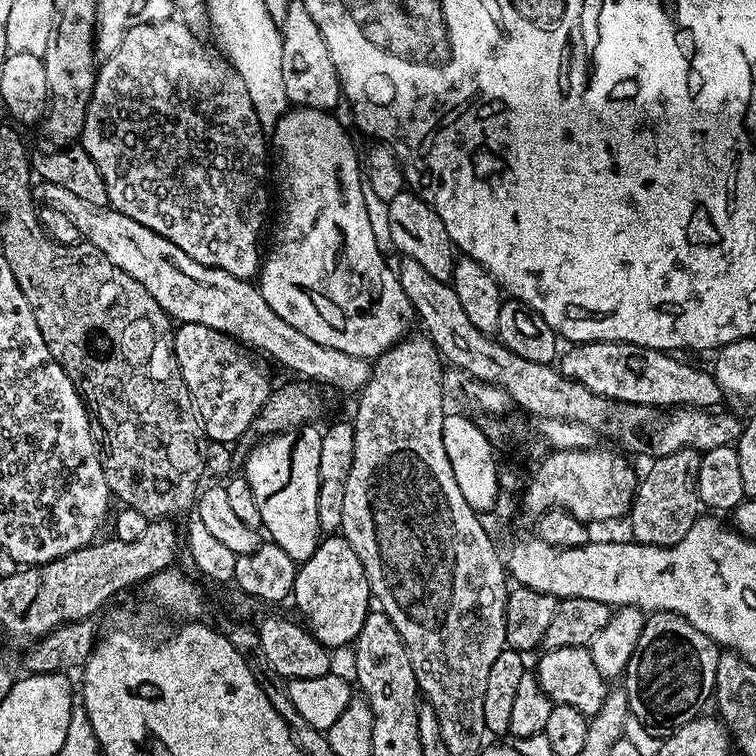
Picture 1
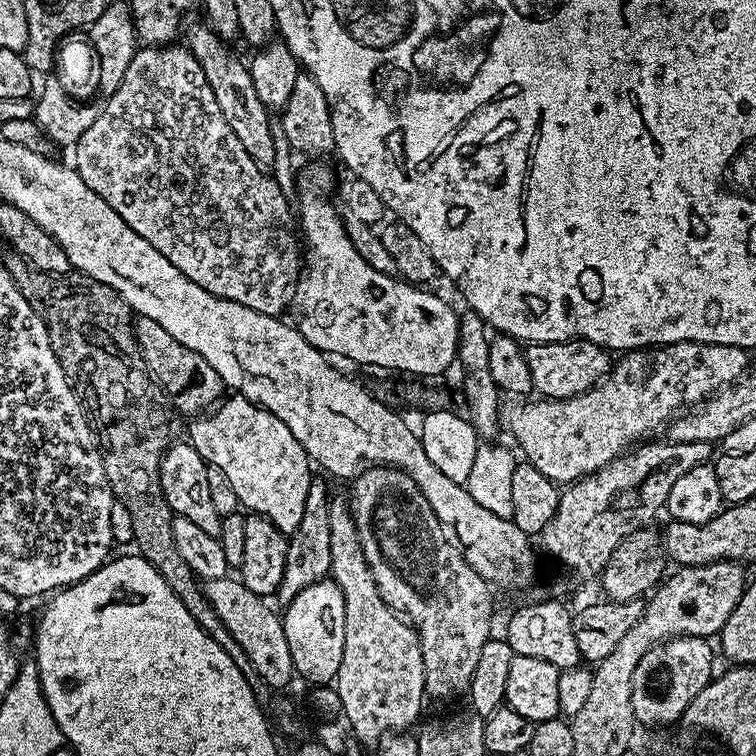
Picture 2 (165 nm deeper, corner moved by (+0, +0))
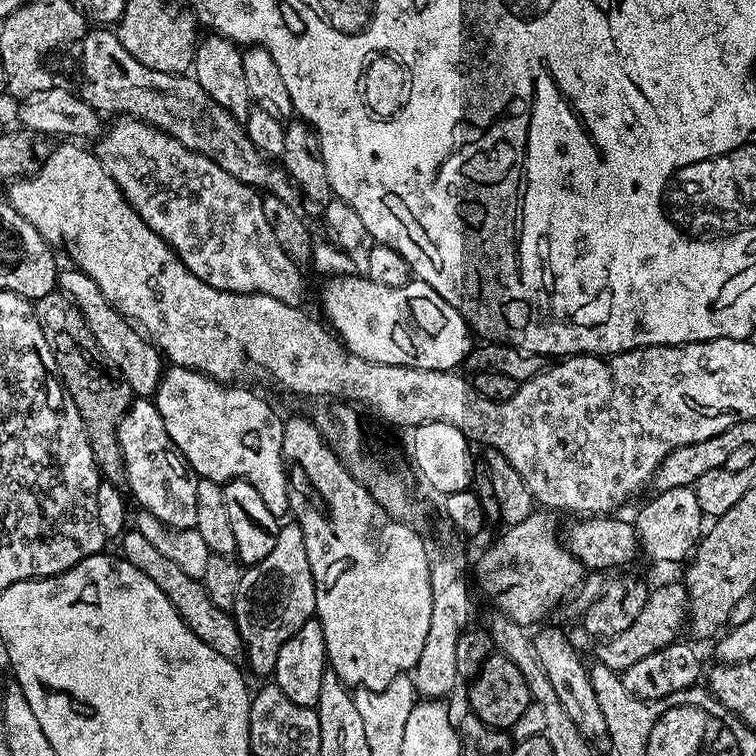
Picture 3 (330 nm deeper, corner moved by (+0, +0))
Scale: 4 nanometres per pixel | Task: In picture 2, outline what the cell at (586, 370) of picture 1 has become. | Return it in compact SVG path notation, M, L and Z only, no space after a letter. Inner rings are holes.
M559 340L549 344L529 343L524 348L526 366L530 368L532 392L549 400L565 400L582 394L608 375L614 360L609 349L589 340Z

